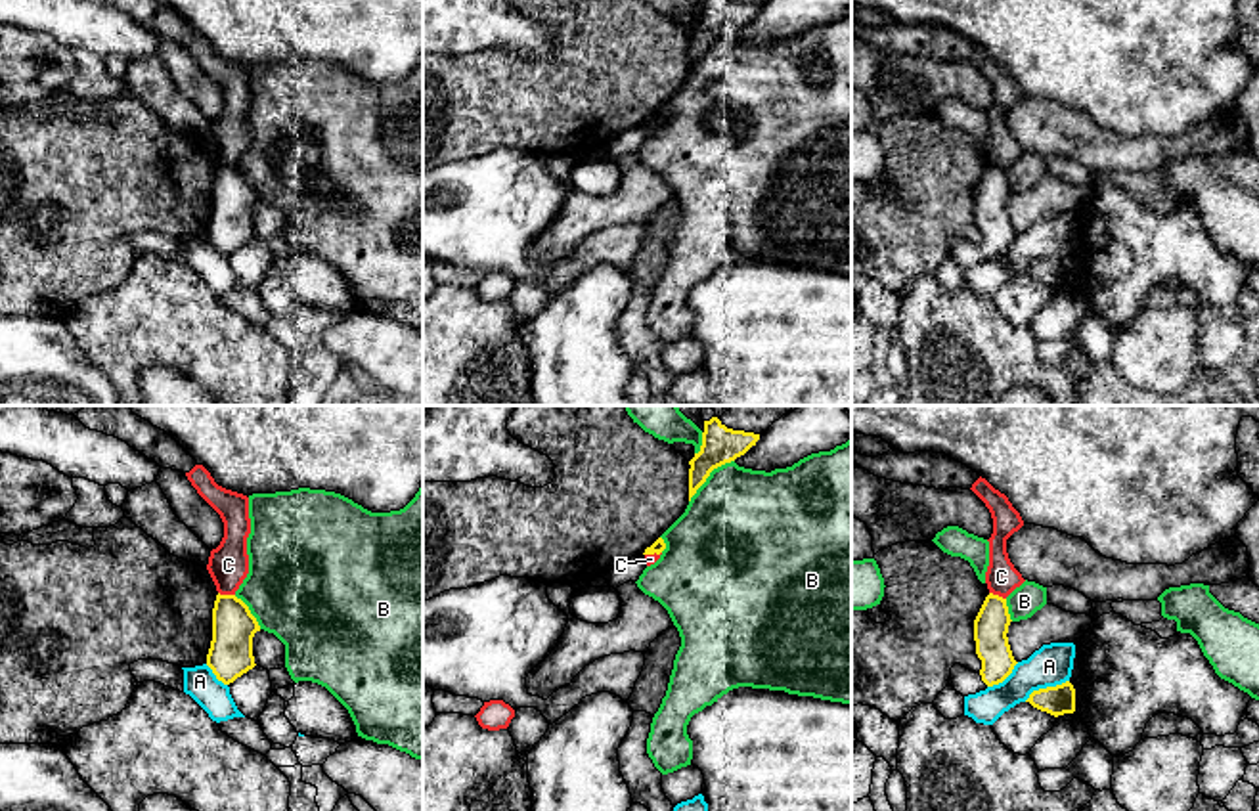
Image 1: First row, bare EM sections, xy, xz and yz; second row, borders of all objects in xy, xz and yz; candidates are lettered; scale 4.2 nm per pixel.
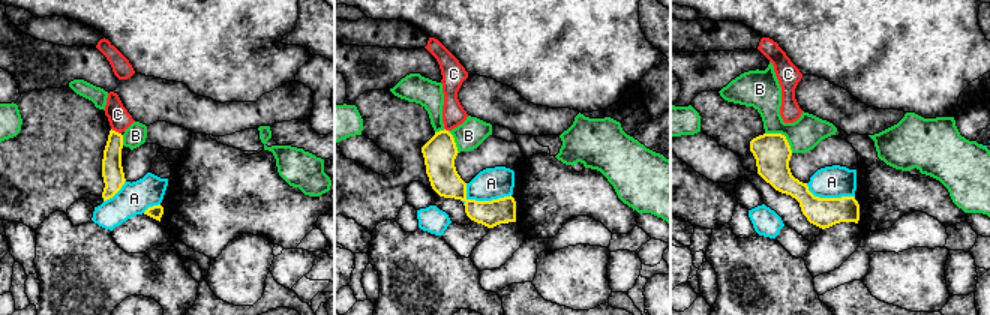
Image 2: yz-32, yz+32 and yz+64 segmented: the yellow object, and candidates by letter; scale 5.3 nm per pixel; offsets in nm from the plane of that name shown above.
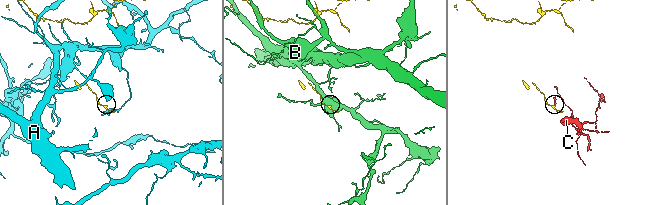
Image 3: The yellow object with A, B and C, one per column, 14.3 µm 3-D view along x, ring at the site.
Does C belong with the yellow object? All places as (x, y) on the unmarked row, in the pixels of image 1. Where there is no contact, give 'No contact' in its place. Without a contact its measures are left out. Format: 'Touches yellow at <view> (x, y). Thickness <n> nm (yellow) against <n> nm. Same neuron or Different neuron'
Touches yellow at xy (226, 167). Thickness 190 nm (yellow) against 180 nm. Different neuron

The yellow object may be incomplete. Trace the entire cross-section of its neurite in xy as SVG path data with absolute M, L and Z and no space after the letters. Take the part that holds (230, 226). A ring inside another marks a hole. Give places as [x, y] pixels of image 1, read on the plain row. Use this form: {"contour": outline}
{"contour": "M216 166L207 237L224 256L253 241L253 208L260 203L249 178L235 166Z"}

